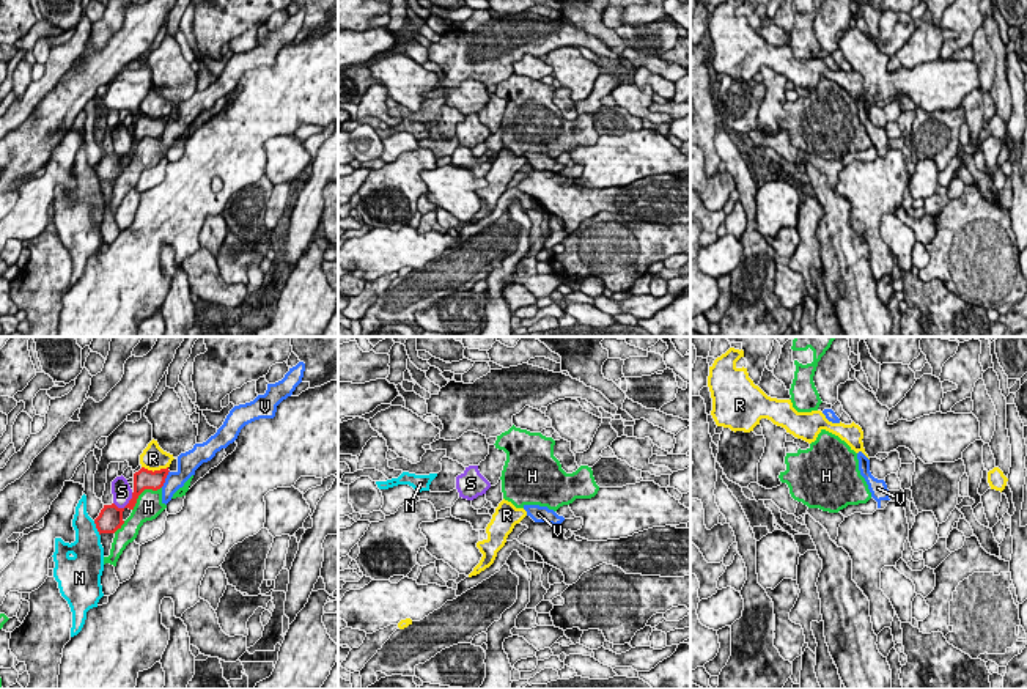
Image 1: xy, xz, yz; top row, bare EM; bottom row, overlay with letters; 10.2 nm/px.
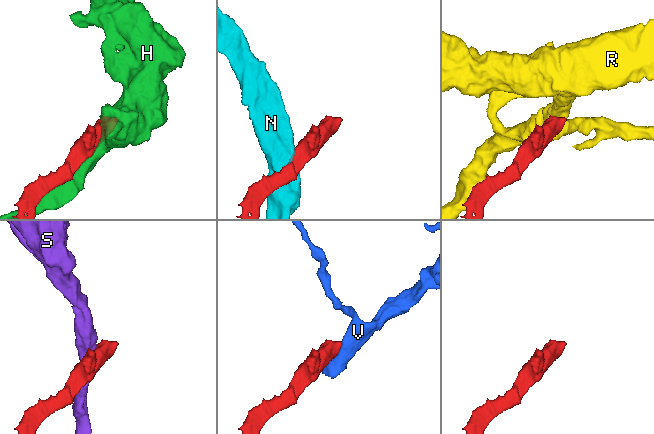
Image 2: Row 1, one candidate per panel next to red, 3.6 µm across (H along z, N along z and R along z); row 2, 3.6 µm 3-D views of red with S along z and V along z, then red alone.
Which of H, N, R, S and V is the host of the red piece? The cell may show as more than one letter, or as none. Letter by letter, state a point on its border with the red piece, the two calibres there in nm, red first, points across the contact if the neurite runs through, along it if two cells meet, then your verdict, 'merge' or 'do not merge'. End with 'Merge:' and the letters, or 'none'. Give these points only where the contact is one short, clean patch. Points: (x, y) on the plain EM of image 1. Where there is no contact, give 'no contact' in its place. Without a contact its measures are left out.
H: xy (142, 139) | 200/280 nm | do not merge
N: xy (96, 175) | 260/320 nm | do not merge
R: xy (154, 118) | 200/260 nm | along xy (142, 114), (151, 118), (167, 115) | do not merge
S: xy (126, 153) | 260/200 nm | do not merge
V: xy (165, 125) | 200/190 nm | along xy (169, 118), (161, 134) | do not merge
Merge: none

